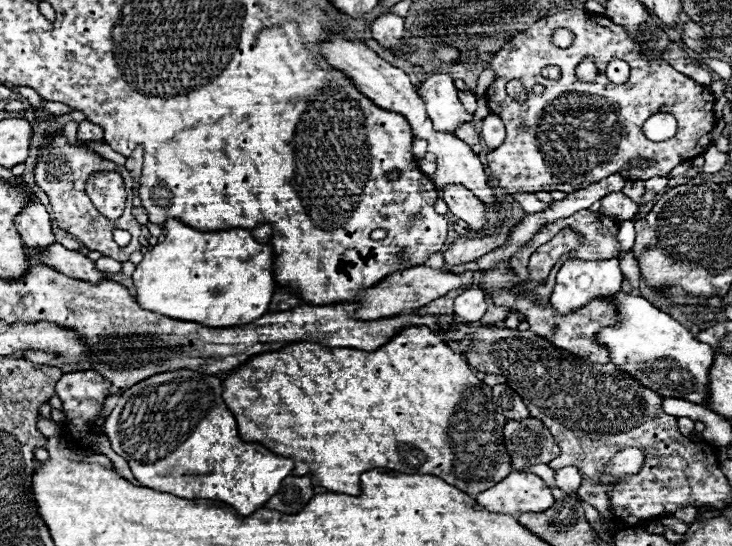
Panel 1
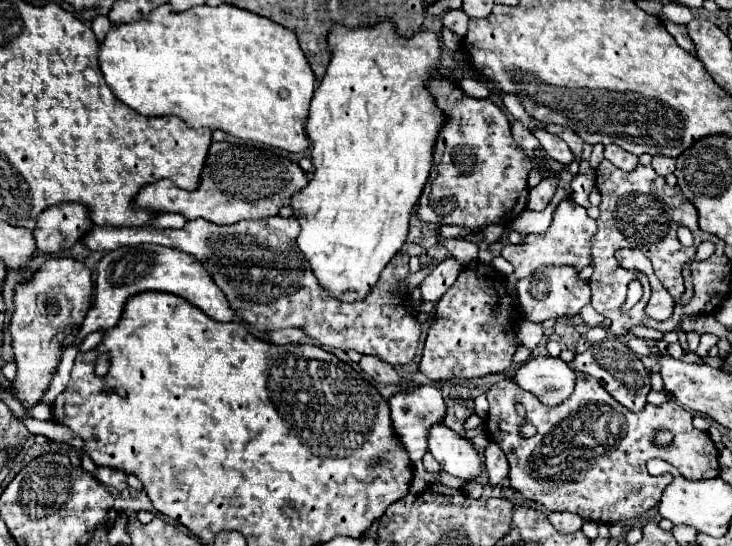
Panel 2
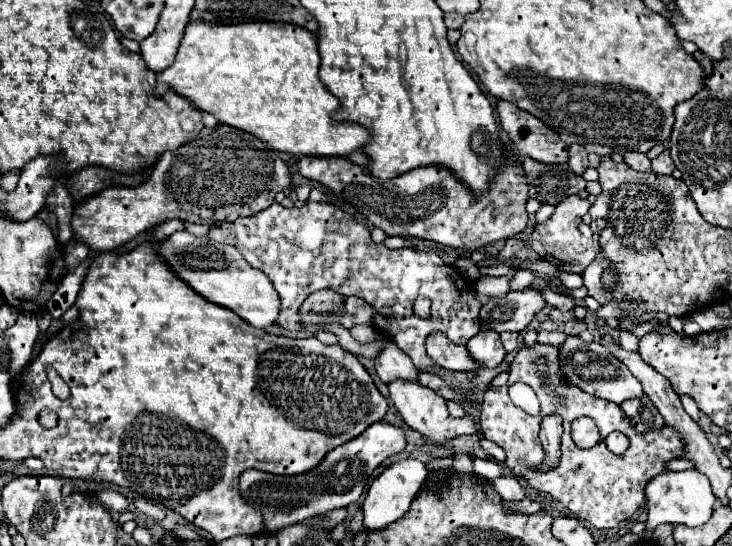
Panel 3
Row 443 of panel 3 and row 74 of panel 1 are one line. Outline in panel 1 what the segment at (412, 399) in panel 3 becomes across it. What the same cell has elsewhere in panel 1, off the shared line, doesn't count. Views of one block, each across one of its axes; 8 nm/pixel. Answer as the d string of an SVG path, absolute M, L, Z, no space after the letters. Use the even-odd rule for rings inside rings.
M432 74L418 86L418 96L422 98L428 116L434 122L434 128L440 132L454 132L458 124L470 122L468 114L458 100L458 90L454 78L448 74Z

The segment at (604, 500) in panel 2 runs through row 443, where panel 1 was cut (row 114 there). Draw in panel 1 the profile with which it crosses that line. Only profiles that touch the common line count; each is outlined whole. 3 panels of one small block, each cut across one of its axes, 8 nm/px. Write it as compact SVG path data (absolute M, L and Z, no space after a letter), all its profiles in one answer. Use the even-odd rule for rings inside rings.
M578 8L562 10L554 16L546 16L538 22L534 22L528 30L516 34L510 42L506 42L496 52L496 56L490 60L488 66L496 72L496 78L486 90L486 102L488 102L488 108L502 118L502 122L506 126L506 140L500 148L488 152L486 160L488 160L488 168L490 168L492 176L498 180L498 184L502 188L508 190L508 194L514 194L518 190L524 190L524 192L560 190L560 192L570 194L570 192L582 190L582 188L586 188L586 186L590 186L590 184L594 184L594 182L598 182L610 174L616 174L616 172L622 174L626 180L648 180L654 176L666 176L680 162L686 162L688 158L694 158L706 150L700 142L708 134L708 130L714 126L714 110L712 108L714 108L716 98L712 96L712 92L706 86L694 84L694 80L676 72L670 64L666 64L666 60L656 60L656 62L646 60L640 46L630 36L626 36L624 28L618 28L616 24L612 24L612 28L606 28L606 26L596 22L596 14L590 14L586 10L578 10ZM558 28L566 28L574 34L574 40L568 48L560 48L552 42L552 34ZM584 56L592 56L596 60L596 66L600 68L598 78L594 82L588 82L588 84L580 82L574 76L576 64ZM612 58L620 58L620 60L628 62L630 66L628 82L612 84L606 78L604 68L608 66L608 62ZM548 64L562 68L562 80L554 82L554 80L546 80L544 76L540 76L540 70ZM508 80L520 80L522 82L522 86L526 88L526 100L524 102L518 102L518 100L508 96L508 92L506 92ZM534 84L546 86L542 96L532 94ZM554 100L558 100L558 104L552 104ZM658 112L674 114L678 120L678 132L670 140L650 142L642 134L642 124L652 114L658 114ZM522 122L528 124L526 132L520 130ZM636 158L646 160L648 166L628 166ZM626 166L628 166L628 172L624 172Z

